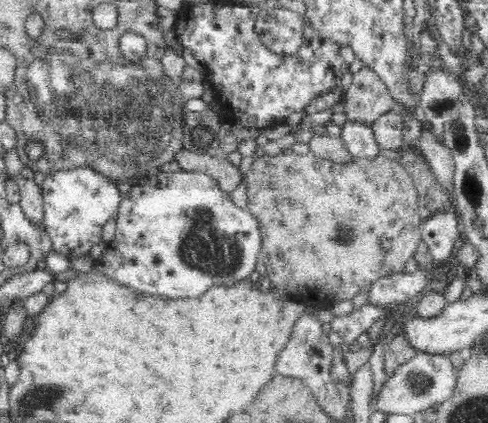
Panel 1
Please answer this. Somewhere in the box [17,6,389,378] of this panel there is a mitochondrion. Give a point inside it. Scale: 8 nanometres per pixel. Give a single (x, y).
(146, 132)

